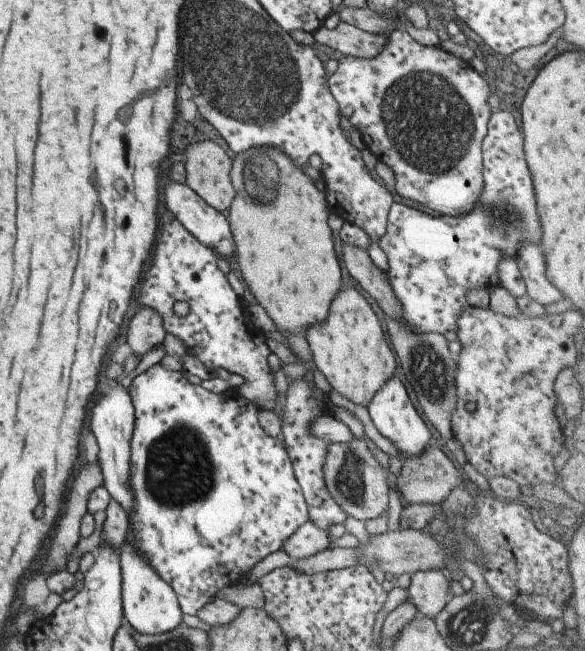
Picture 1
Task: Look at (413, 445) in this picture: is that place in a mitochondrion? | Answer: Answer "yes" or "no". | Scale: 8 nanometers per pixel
no

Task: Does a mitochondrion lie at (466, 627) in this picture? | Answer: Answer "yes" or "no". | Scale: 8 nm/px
yes

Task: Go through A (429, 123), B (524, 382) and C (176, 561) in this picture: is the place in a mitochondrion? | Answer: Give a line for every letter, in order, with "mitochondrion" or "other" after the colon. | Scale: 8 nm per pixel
A: mitochondrion
B: other
C: other

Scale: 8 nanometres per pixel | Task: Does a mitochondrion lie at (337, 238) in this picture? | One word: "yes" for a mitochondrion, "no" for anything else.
no

